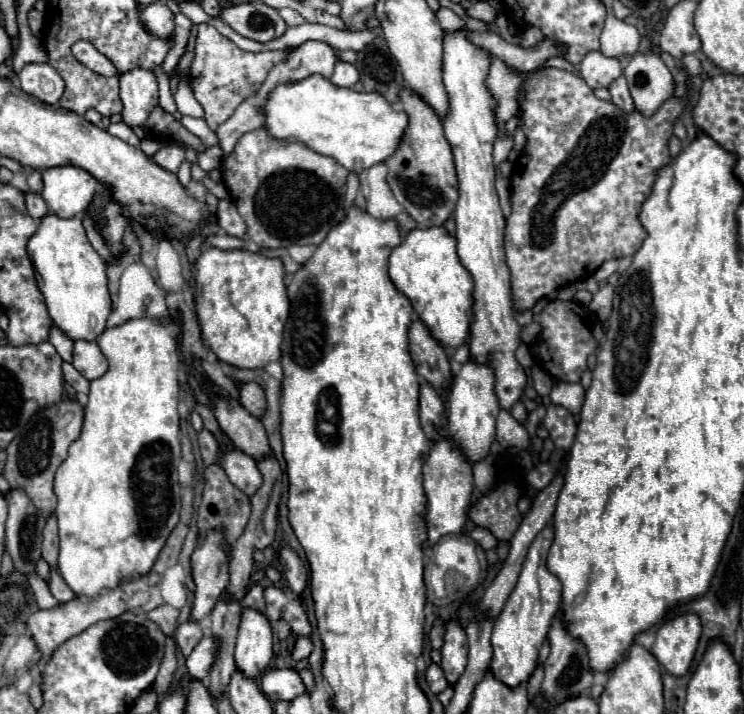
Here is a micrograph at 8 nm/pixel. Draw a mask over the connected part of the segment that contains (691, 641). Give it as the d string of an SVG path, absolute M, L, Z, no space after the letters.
M681 613L667 619L655 635L651 653L671 675L685 675L691 667L701 637L701 621L695 613Z

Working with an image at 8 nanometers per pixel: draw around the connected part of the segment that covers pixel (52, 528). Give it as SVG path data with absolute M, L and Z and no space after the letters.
M49 515L43 527L43 545L41 555L51 565L57 567L57 553L59 553L59 537L57 537L57 519L55 515Z

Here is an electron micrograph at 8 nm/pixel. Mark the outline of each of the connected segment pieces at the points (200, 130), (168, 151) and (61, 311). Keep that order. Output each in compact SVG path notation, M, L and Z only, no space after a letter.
M183 115L183 117L181 117L181 123L183 123L193 135L197 135L207 147L217 145L217 137L215 137L215 133L209 129L209 125L205 123L205 119L195 119L195 117Z
M161 147L153 155L153 161L171 173L177 173L179 165L185 161L185 151L181 147Z
M47 213L41 217L37 233L29 239L27 253L53 323L71 339L97 339L105 331L111 299L107 291L105 263L89 243L81 217L63 219L55 213Z

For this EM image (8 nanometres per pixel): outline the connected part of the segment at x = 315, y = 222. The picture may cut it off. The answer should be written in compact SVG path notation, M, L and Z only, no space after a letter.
M261 127L257 129L257 139L239 139L233 153L223 159L221 165L223 183L227 185L239 215L247 223L247 235L259 247L285 247L287 243L297 245L319 245L329 229L343 219L343 199L345 199L345 181L349 171L339 165L333 157L319 155L307 149L301 143L275 141Z

